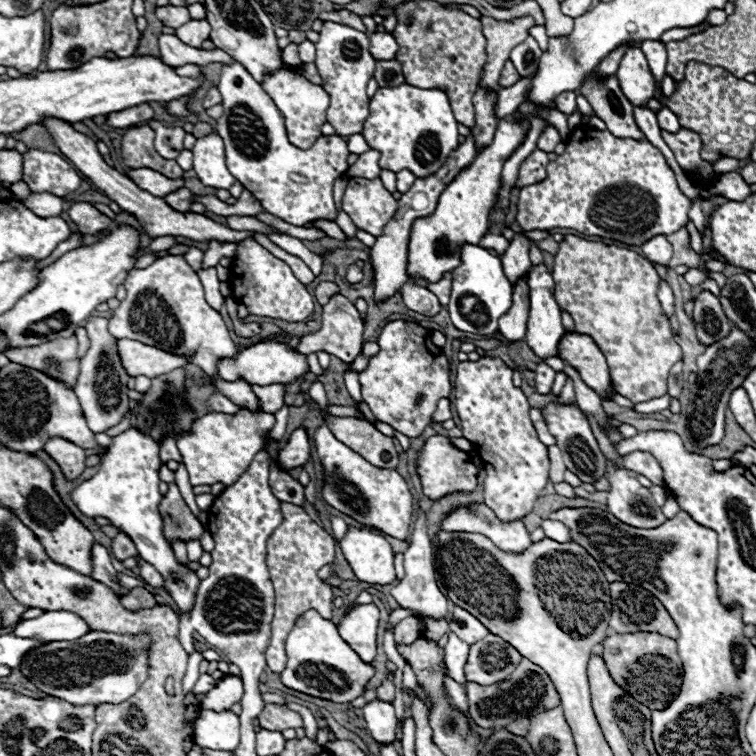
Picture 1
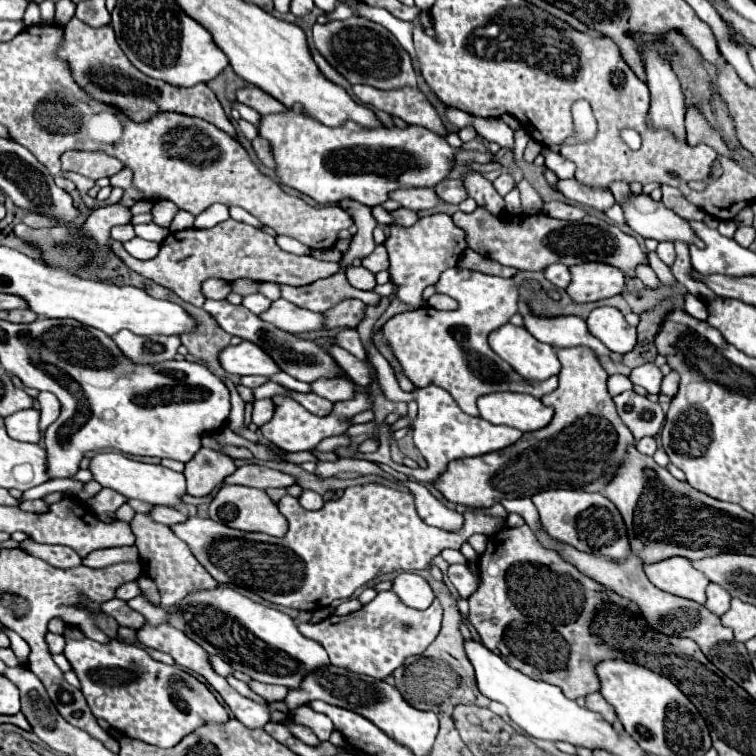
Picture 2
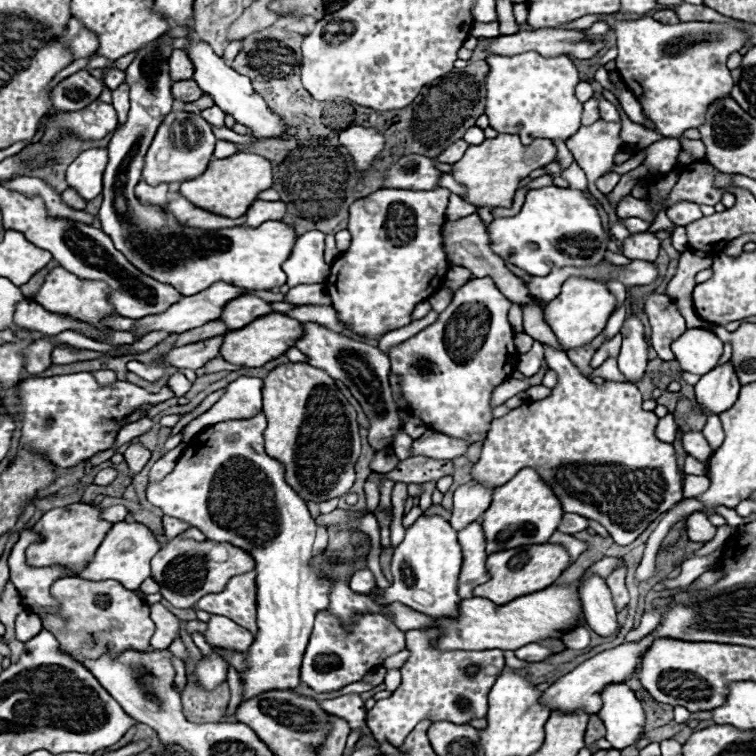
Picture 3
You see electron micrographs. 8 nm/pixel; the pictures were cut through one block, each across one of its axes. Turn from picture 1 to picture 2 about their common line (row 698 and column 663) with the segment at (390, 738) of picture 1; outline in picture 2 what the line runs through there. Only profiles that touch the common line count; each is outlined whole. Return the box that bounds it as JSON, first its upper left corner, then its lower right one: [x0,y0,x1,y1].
[630,362,664,394]

